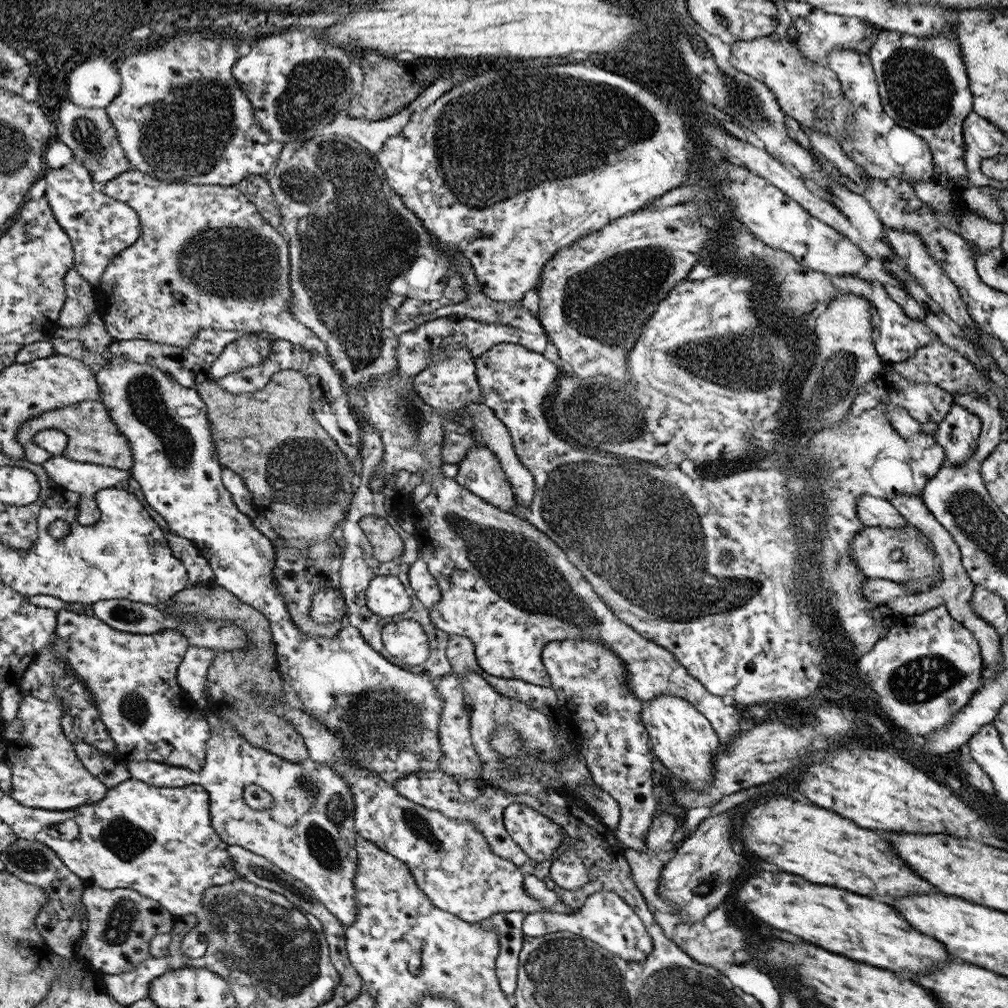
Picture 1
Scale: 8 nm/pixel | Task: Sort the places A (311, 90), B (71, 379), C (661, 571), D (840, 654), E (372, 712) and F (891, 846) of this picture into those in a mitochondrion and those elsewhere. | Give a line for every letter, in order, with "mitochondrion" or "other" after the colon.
A: mitochondrion
B: other
C: mitochondrion
D: other
E: mitochondrion
F: other

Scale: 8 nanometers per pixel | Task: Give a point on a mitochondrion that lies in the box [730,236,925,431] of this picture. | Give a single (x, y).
(836, 376)

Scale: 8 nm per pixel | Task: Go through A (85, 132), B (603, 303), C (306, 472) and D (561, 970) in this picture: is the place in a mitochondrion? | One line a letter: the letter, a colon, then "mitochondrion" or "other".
A: mitochondrion
B: mitochondrion
C: mitochondrion
D: mitochondrion

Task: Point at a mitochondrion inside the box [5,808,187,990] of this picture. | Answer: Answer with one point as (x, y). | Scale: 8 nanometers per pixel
(124, 838)

